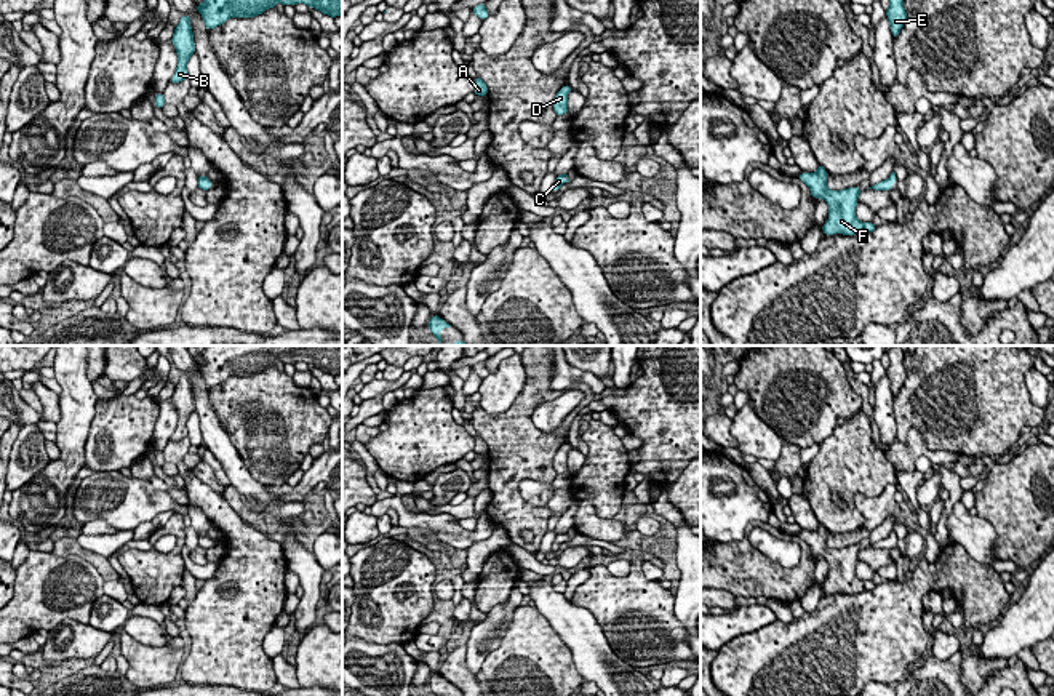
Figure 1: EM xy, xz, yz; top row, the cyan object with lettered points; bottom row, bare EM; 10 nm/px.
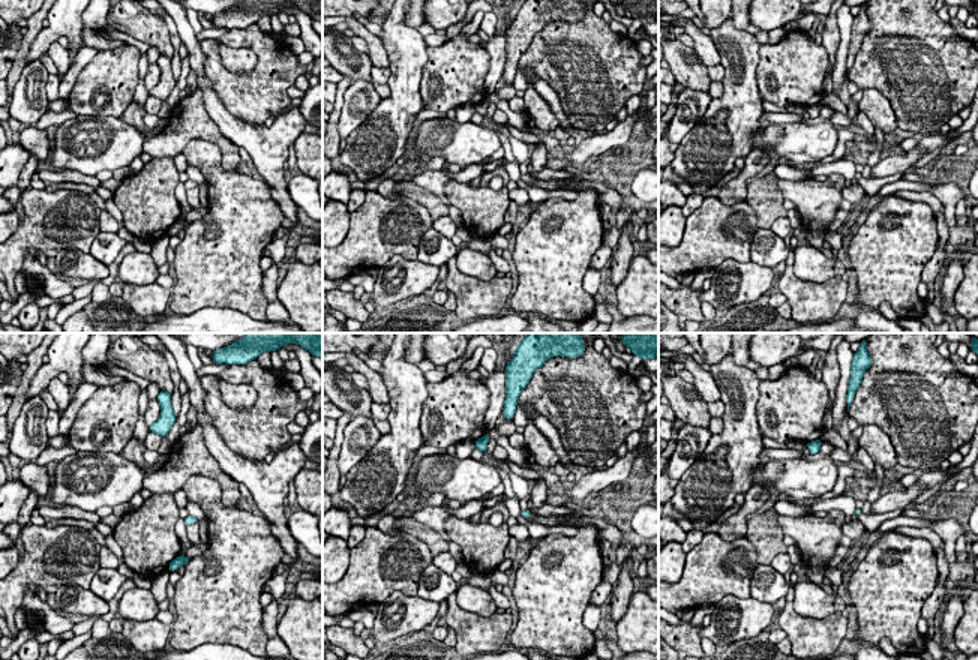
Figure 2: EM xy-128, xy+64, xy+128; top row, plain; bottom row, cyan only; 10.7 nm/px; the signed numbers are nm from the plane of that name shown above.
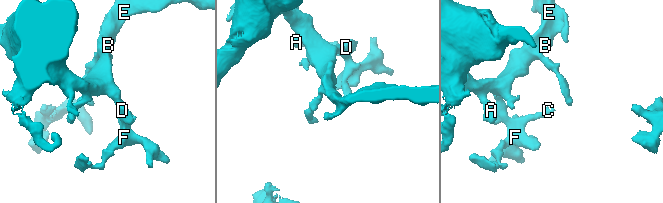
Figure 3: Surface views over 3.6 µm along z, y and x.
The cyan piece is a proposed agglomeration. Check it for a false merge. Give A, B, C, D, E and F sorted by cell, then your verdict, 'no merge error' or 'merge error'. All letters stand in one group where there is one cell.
A B C D E F | no merge error

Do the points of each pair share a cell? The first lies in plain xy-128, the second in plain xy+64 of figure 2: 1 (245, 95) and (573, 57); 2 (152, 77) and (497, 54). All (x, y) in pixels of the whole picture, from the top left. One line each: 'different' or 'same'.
1: same
2: same

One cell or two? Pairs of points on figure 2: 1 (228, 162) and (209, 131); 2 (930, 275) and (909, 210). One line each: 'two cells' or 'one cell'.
1: one cell
2: two cells

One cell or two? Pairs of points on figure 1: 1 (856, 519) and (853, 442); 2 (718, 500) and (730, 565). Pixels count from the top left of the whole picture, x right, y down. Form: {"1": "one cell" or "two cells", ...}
{"1": "one cell", "2": "two cells"}

